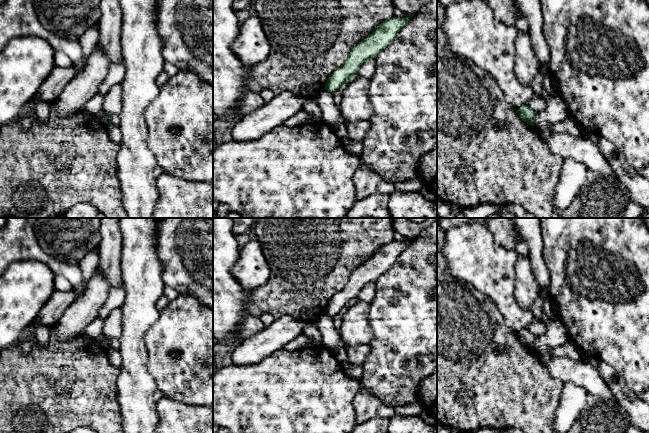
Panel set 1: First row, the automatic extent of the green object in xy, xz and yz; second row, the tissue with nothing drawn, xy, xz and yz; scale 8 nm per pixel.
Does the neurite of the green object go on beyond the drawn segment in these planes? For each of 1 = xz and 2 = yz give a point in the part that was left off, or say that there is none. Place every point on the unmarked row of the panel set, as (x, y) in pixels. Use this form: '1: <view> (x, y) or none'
1: none
2: none

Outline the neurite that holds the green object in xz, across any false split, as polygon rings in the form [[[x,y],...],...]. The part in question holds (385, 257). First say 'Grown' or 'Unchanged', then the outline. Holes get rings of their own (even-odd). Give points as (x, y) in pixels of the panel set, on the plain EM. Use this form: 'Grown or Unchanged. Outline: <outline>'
Unchanged. Outline: [[[407,238],[406,241],[393,241],[377,250],[351,274],[345,287],[331,298],[325,307],[325,313],[332,317],[337,316],[342,309],[356,301],[362,288],[376,282],[413,240],[414,238]]]

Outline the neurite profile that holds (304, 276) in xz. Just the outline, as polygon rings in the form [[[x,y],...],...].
[[[257,218],[253,230],[270,267],[270,278],[264,285],[248,291],[245,314],[260,317],[268,313],[274,319],[292,316],[306,322],[320,318],[327,303],[345,287],[351,274],[377,250],[394,241],[392,218]]]

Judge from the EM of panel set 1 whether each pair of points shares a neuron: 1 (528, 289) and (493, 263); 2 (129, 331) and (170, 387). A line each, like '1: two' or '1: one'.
1: two
2: two

